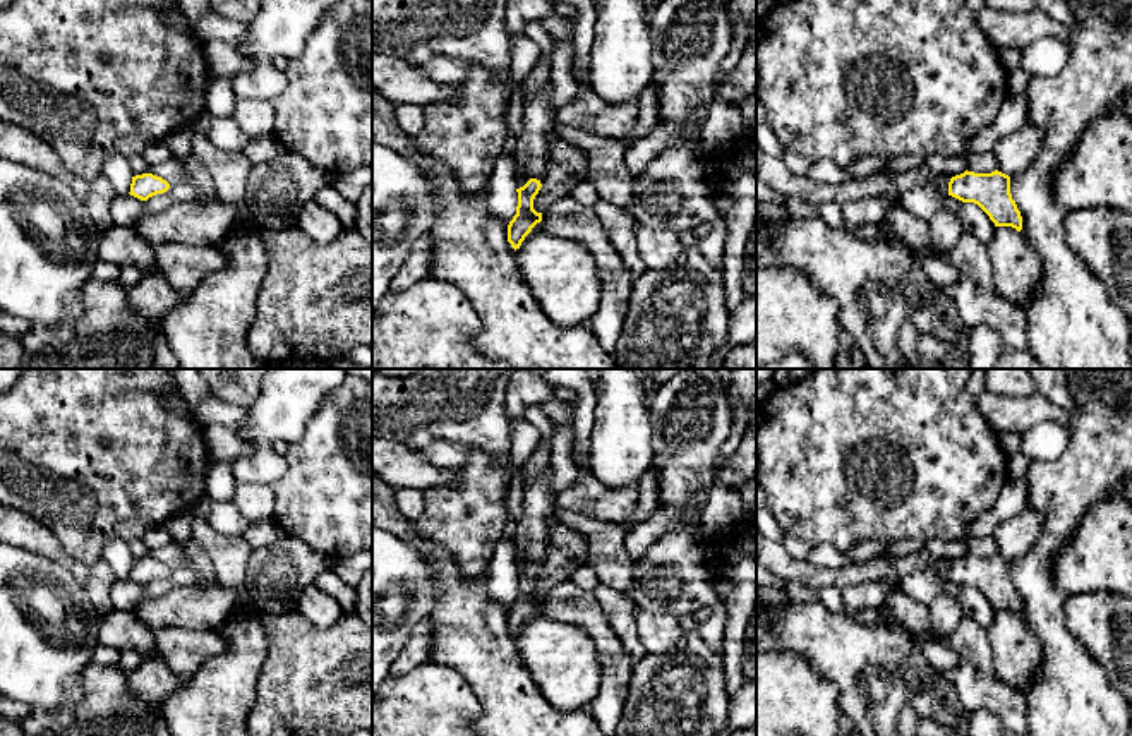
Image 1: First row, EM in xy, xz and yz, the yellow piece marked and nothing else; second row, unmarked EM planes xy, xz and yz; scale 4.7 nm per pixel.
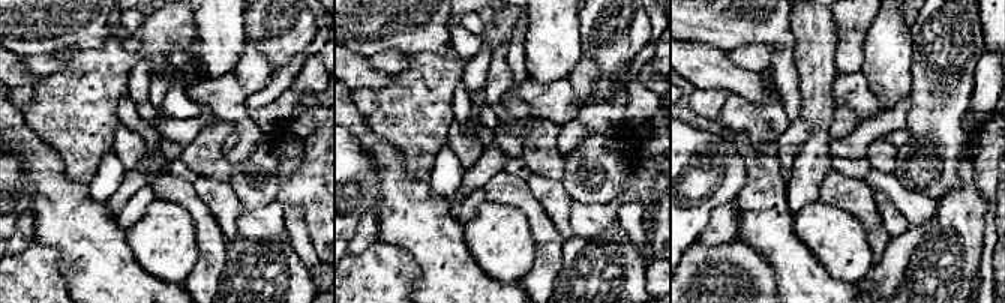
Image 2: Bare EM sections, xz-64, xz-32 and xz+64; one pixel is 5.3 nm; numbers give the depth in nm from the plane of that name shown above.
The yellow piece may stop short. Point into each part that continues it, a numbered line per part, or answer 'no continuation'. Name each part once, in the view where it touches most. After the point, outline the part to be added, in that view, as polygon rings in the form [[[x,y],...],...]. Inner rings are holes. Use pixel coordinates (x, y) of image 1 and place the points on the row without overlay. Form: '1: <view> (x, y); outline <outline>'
1: yz (770, 555); outline [[[756,525],[756,561],[786,582],[799,583],[810,588],[825,588],[854,585],[859,582],[892,582],[918,570],[935,570],[948,580],[950,563],[933,558],[921,551],[904,558],[876,556],[868,561],[851,563],[844,568],[822,568],[804,559],[792,559],[782,544],[768,540]]]

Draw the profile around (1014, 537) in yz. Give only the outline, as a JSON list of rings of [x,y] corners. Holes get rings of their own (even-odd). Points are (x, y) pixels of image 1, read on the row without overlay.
[[[1026,508],[1021,515],[1000,523],[991,535],[997,554],[1009,561],[1027,554],[1041,534],[1043,523],[1043,515],[1033,508]]]

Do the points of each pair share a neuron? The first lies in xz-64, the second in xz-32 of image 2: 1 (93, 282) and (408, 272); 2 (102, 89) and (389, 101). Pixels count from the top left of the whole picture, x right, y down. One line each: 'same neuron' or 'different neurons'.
1: different neurons
2: same neuron

